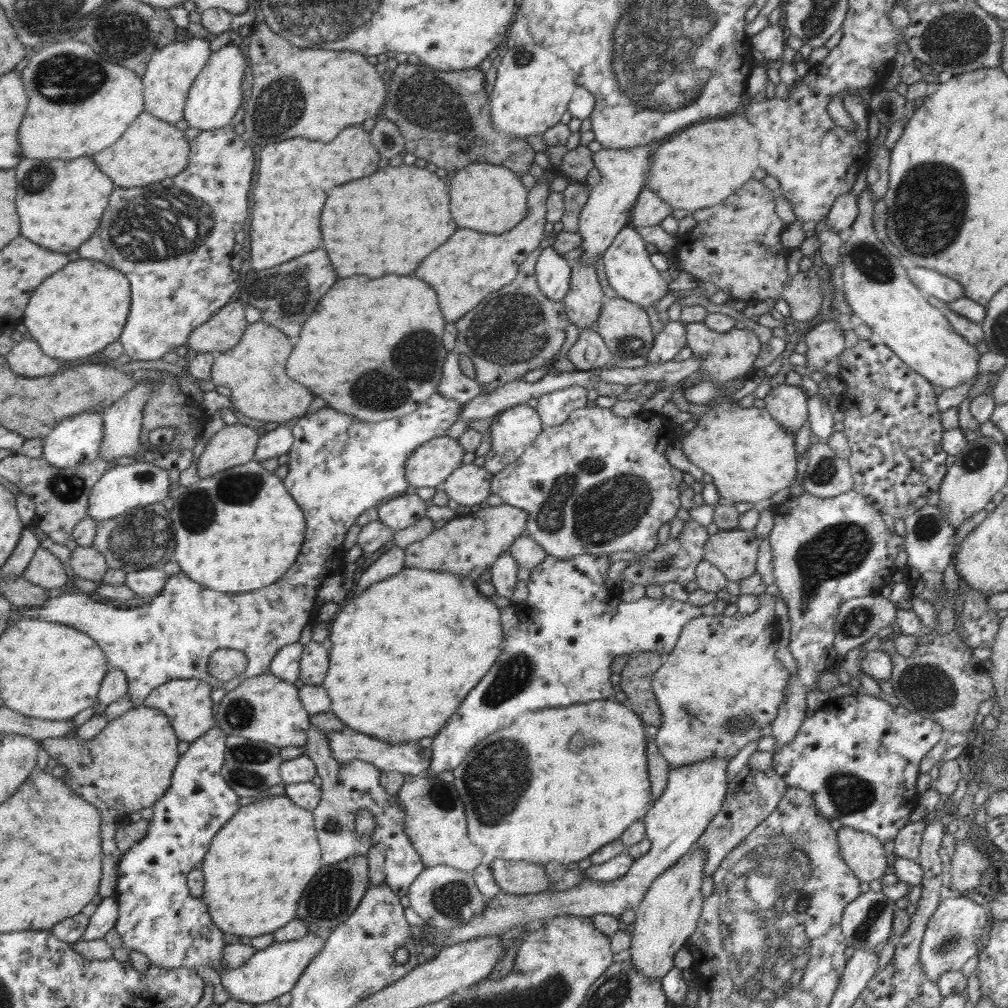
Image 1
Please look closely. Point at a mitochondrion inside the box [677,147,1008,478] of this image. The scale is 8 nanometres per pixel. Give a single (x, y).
(911, 220)

